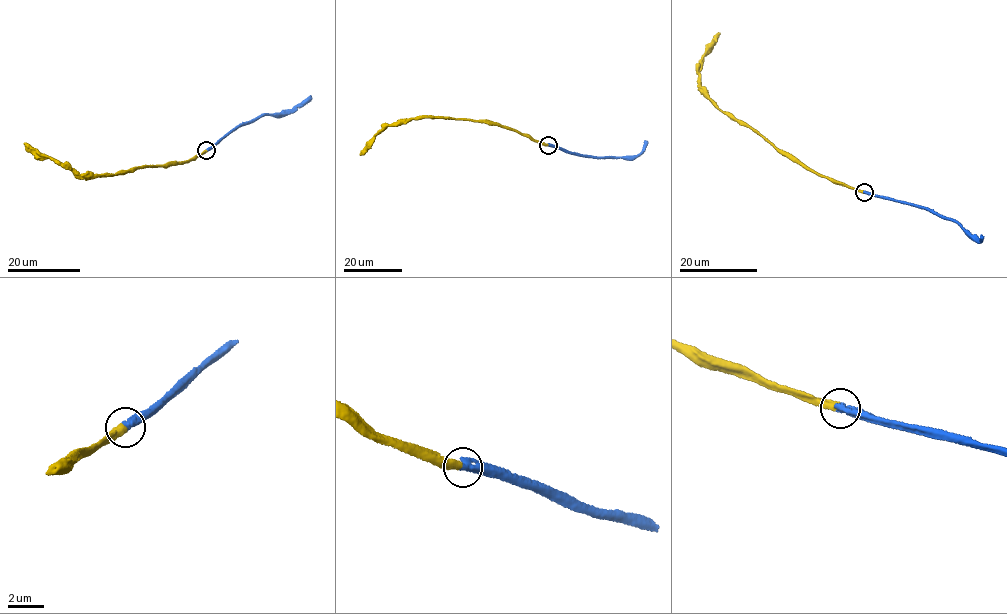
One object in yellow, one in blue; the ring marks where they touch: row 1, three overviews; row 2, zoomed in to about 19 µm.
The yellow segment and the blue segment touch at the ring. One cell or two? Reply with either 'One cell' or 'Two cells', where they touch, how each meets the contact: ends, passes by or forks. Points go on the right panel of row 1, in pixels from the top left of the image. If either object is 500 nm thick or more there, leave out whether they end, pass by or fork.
One cell. Place: (864, 192). At the ring yellow ends. At the ring blue ends

